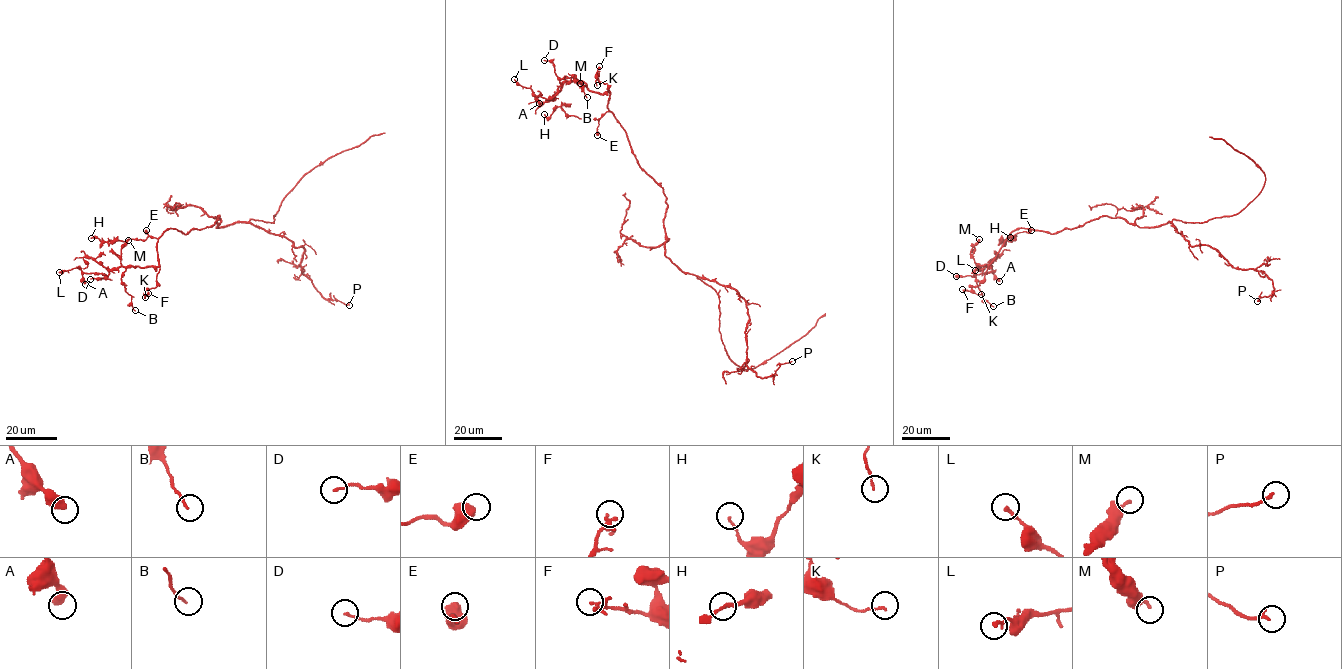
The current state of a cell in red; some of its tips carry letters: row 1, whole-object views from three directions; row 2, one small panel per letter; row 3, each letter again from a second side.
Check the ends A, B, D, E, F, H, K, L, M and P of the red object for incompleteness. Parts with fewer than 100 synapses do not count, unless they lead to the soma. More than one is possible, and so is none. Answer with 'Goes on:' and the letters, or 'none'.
Goes on: none

